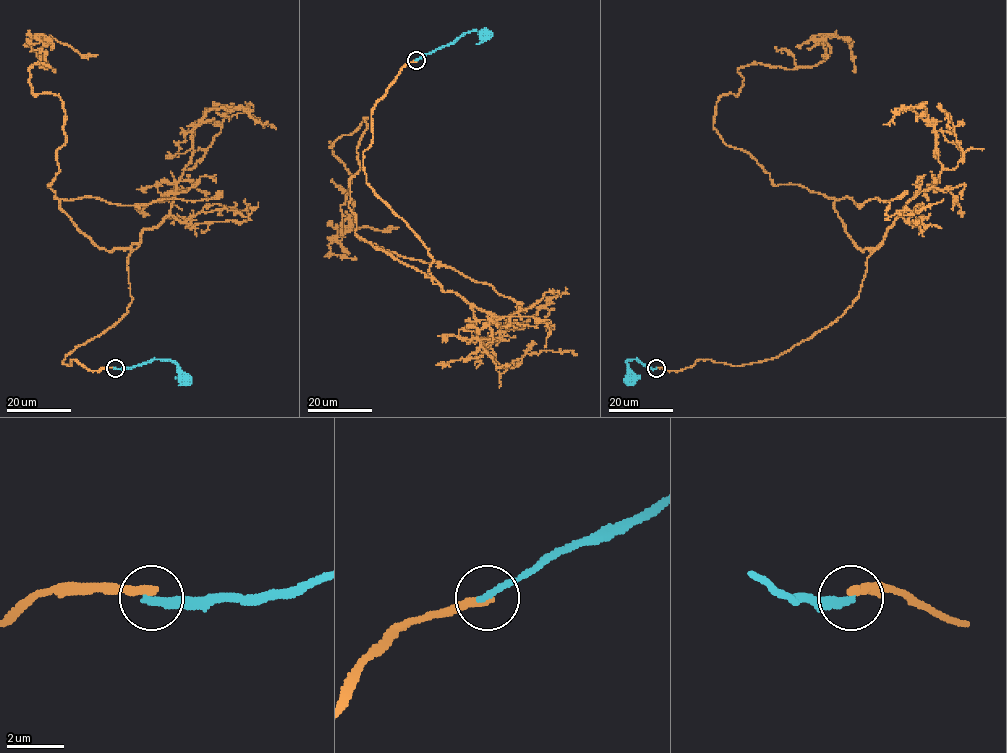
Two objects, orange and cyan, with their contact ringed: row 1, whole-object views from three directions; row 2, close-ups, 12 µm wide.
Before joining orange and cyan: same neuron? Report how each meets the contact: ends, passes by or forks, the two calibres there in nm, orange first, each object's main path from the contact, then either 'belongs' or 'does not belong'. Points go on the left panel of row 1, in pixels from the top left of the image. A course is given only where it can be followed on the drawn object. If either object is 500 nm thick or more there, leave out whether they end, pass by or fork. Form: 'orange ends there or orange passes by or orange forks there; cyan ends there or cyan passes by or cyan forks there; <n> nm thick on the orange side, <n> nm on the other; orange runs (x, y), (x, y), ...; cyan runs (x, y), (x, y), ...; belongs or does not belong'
orange ends there; cyan ends there; 320 nm thick on the orange side, 280 nm on the other; orange runs (115, 368), (62, 363), (127, 312), (131, 248), (48, 185), (65, 114), (28, 39), (56, 73); cyan runs (115, 368), (130, 368), (165, 359), (176, 364), (184, 378); does not belong

